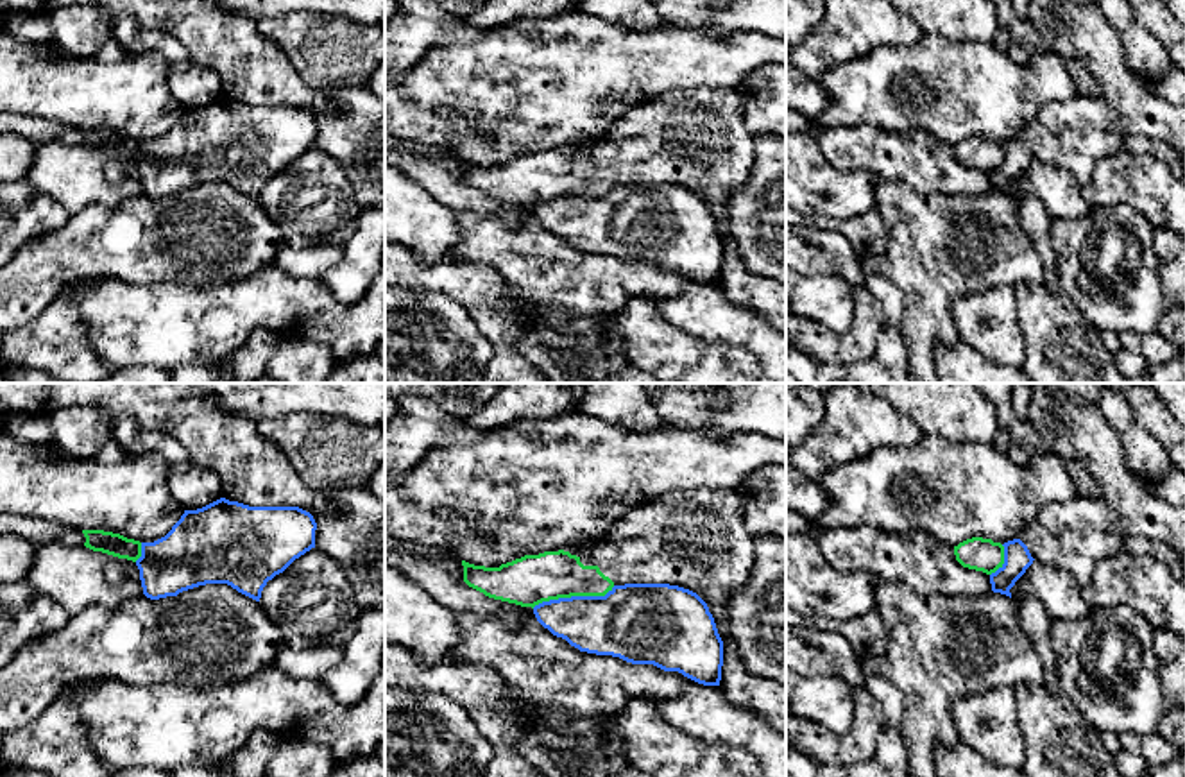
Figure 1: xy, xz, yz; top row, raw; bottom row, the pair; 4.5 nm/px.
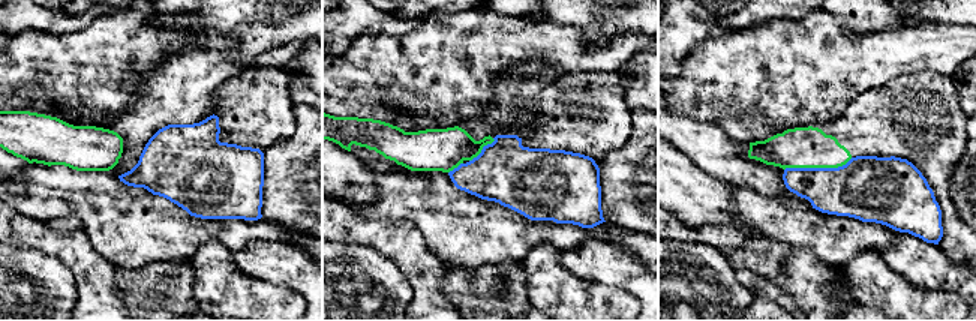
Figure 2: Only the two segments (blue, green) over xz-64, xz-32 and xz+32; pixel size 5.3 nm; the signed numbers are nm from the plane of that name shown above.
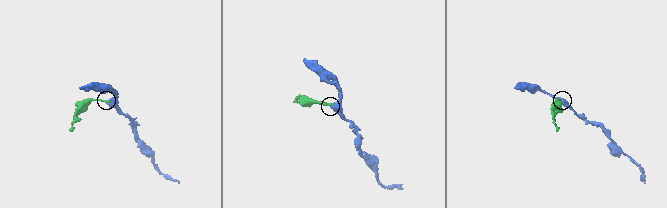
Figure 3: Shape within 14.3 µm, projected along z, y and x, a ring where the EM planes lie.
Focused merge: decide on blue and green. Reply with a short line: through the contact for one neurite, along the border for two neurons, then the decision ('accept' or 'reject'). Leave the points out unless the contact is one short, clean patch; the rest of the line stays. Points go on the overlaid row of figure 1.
xz (614, 586), (604, 595), (559, 597), (532, 607) | reject

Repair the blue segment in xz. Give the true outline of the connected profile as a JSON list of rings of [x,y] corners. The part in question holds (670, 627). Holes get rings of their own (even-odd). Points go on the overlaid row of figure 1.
[[[625,584],[605,596],[542,602],[533,614],[580,652],[653,664],[703,686],[720,686],[723,641],[707,603],[689,589]]]

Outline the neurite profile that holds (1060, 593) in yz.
[[[1033,560],[1010,593],[1017,603],[1024,596],[1035,596],[1053,619],[1079,621],[1092,618],[1094,612],[1083,600],[1081,587],[1072,575]]]

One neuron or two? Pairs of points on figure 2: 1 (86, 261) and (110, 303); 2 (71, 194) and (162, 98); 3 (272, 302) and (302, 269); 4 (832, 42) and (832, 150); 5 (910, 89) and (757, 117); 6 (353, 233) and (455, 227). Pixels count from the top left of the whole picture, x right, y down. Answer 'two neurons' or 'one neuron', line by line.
1: one neuron
2: two neurons
3: two neurons
4: two neurons
5: two neurons
6: two neurons

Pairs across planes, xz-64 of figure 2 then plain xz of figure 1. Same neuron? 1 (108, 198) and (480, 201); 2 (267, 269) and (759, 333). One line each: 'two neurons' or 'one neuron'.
1: two neurons
2: one neuron

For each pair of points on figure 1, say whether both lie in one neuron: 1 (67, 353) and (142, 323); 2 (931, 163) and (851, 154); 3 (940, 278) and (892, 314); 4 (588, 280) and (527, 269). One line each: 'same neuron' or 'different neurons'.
1: different neurons
2: same neuron
3: different neurons
4: same neuron

